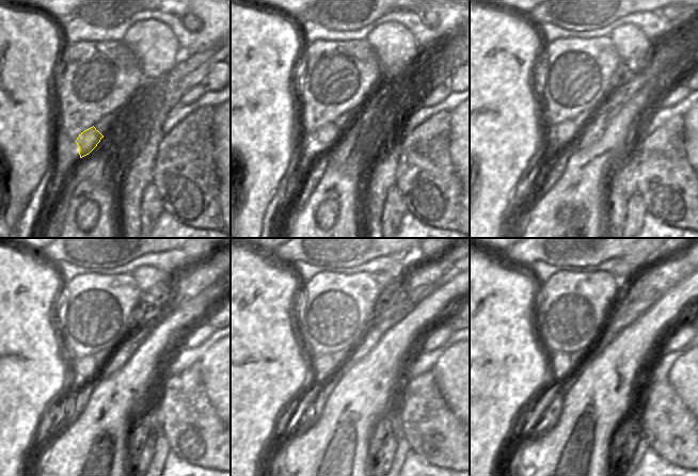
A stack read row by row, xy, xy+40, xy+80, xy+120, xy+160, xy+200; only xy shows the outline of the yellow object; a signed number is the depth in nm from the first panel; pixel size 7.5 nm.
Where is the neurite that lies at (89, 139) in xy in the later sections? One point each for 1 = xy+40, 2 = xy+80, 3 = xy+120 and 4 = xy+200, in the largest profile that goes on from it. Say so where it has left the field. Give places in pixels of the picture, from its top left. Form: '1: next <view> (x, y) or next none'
1: next xy+40 (328, 135)
2: next xy+80 (567, 130)
3: next xy+120 (83, 369)
4: next xy+200 (560, 365)

